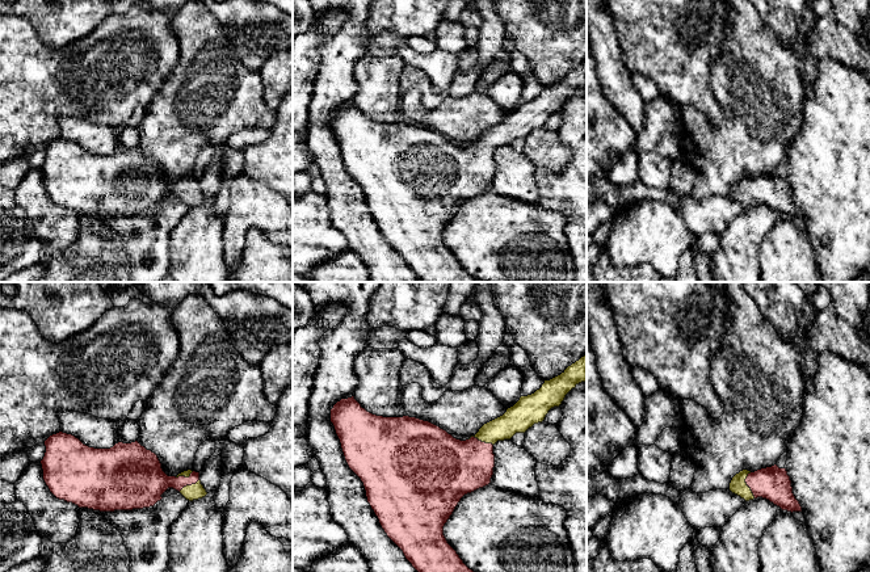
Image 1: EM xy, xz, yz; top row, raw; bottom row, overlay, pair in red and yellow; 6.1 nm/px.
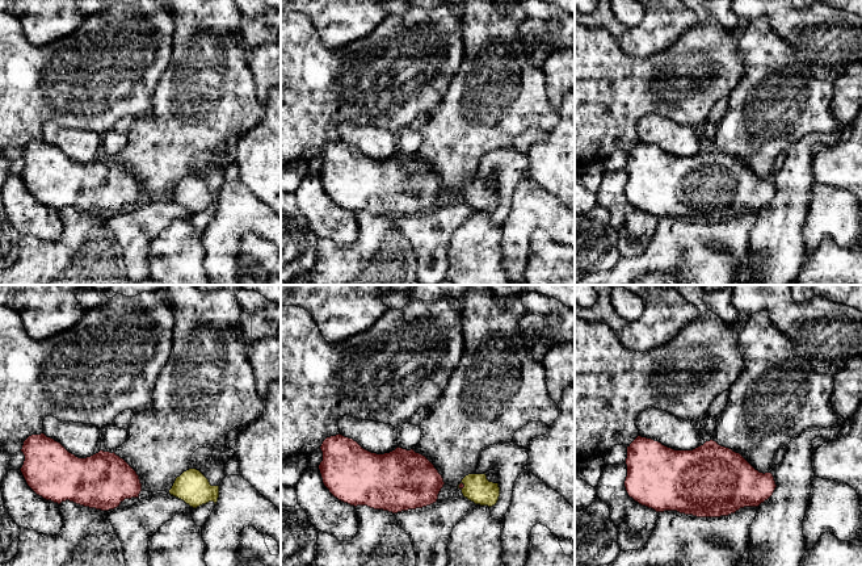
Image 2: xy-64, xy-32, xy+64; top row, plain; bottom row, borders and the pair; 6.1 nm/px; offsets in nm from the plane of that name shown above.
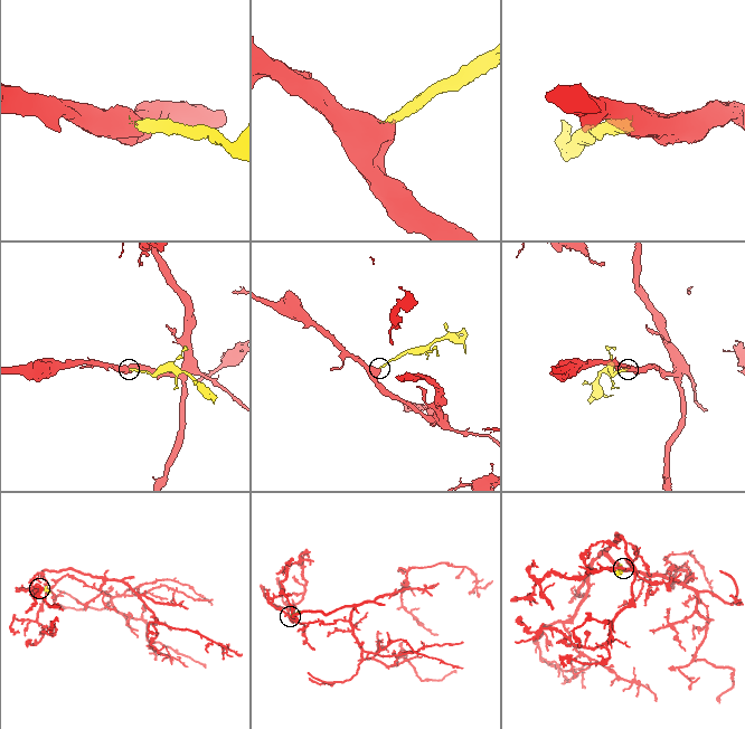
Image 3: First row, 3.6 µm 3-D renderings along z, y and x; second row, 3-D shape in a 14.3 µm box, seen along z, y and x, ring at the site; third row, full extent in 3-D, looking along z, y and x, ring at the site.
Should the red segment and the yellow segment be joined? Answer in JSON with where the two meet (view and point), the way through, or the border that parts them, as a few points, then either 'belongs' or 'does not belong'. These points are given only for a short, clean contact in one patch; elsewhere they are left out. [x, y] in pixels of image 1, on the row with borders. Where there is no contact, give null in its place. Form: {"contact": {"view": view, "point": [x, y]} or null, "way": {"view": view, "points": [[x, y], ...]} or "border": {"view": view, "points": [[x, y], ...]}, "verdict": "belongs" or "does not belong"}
{"contact": {"view": "yz", "point": [747, 484]}, "way": {"view": "yz", "points": [[772, 483], [747, 484], [738, 486]]}, "verdict": "belongs"}

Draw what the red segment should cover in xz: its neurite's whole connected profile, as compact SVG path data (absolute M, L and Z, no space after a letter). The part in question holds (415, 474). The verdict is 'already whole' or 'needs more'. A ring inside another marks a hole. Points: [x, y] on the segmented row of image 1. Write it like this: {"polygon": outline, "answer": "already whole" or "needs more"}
{"polygon": "M587 354L568 366L560 375L545 380L534 394L521 396L507 412L484 424L475 436L466 441L454 438L440 426L416 417L383 417L367 412L354 399L341 399L331 409L331 422L340 439L349 468L363 483L367 502L379 520L387 537L403 551L405 559L417 572L474 572L447 543L444 526L461 499L491 483L495 467L493 445L510 439L516 433L525 433L534 424L542 422L554 407L559 407L566 395L579 383L587 382Z", "answer": "needs more"}

